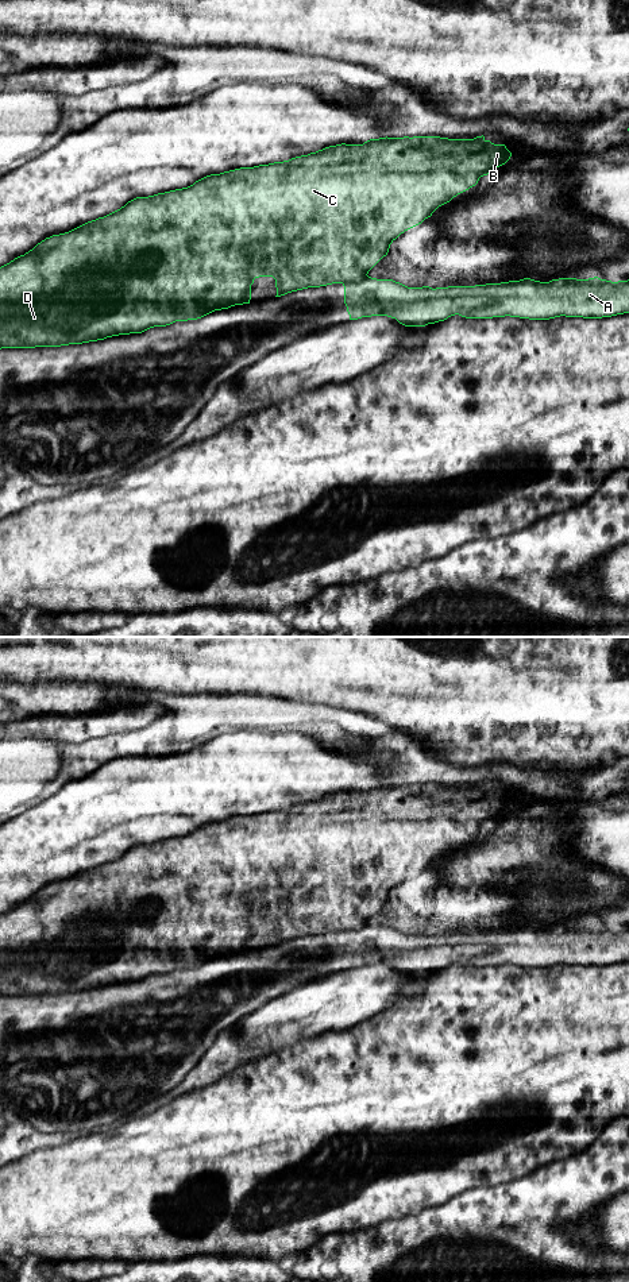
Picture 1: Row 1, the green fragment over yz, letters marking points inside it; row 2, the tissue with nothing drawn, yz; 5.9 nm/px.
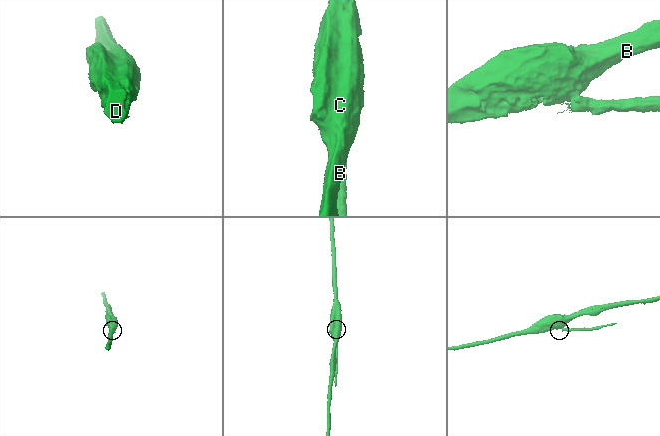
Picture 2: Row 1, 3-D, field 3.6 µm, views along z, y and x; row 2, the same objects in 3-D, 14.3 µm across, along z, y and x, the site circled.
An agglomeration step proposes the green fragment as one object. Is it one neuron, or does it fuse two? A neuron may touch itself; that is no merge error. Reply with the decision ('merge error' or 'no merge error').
merge error

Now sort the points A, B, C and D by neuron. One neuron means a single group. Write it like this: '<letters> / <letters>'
A / B C D

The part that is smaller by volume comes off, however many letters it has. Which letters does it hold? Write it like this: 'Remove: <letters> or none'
Remove: A

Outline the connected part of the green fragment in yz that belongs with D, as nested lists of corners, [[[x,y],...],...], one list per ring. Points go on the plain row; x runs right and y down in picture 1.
[[[404,784],[336,792],[283,810],[211,822],[193,833],[136,845],[120,857],[53,883],[0,915],[0,997],[61,995],[142,981],[215,958],[250,951],[255,926],[273,924],[277,943],[358,930],[387,903],[390,892],[441,853],[505,812],[512,800],[485,784]]]

